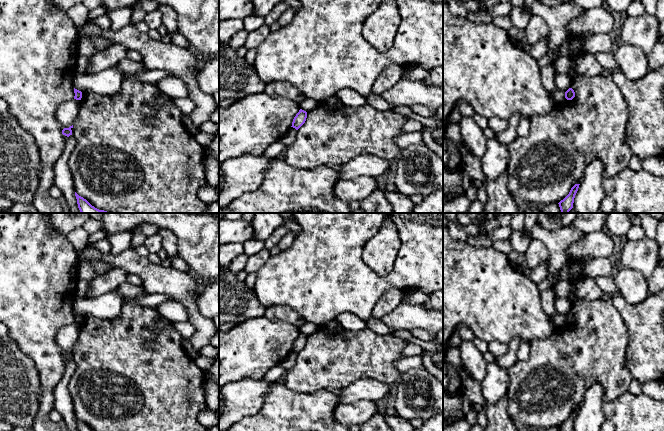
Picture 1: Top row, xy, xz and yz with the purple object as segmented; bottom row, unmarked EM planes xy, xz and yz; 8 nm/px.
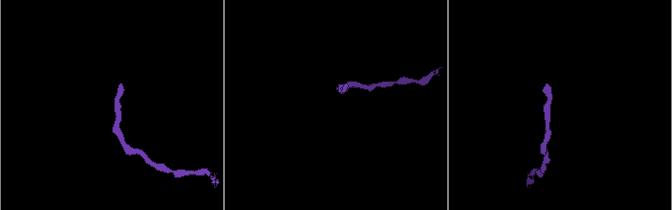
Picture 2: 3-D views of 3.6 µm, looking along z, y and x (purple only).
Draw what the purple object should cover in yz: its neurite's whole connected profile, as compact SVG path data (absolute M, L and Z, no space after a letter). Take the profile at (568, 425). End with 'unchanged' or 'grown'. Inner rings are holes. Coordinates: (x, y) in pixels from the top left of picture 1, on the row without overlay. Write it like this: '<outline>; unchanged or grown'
M575 408L571 412L569 418L558 427L559 431L573 431L574 422L575 422L577 415L578 415L579 409L580 408Z; unchanged

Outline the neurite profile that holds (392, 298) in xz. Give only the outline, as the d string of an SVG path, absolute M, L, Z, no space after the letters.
M400 289L388 290L378 301L372 310L372 317L381 319L384 315L393 311L403 302L405 291Z

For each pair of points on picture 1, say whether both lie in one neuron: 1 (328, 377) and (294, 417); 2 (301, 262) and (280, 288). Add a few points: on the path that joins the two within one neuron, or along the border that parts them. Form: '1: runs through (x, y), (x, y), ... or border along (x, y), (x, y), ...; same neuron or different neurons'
1: border along (293, 390), (301, 392), (329, 390), (333, 392); different neurons
2: runs through (300, 268), (286, 282); same neuron

